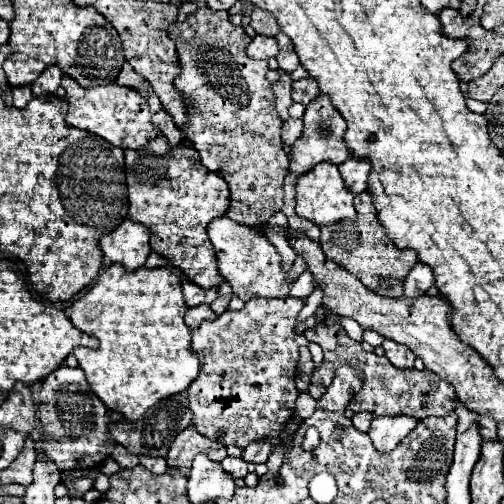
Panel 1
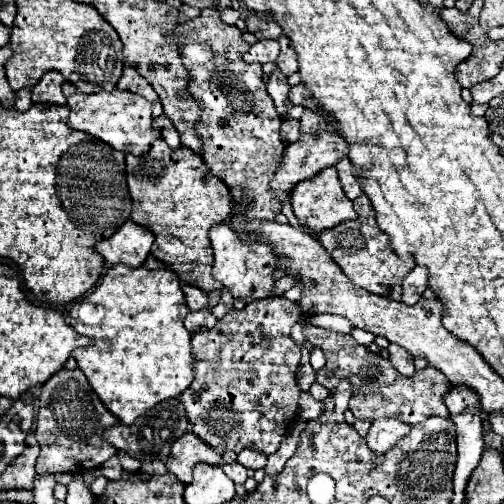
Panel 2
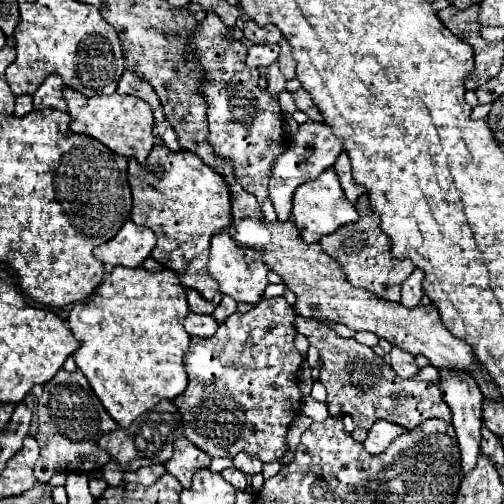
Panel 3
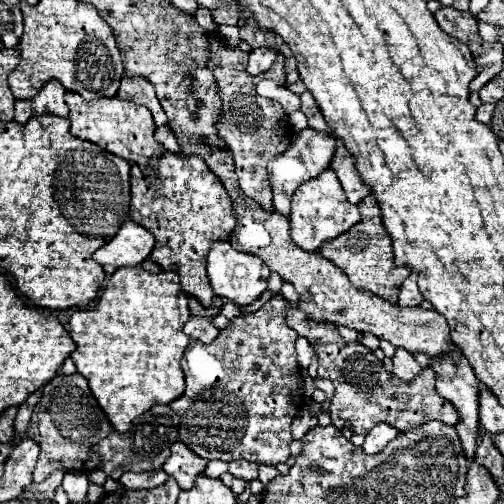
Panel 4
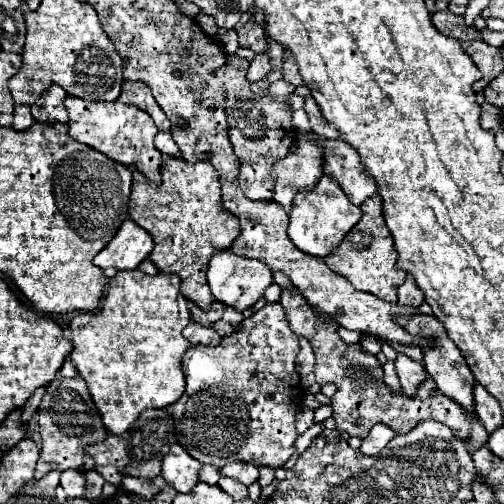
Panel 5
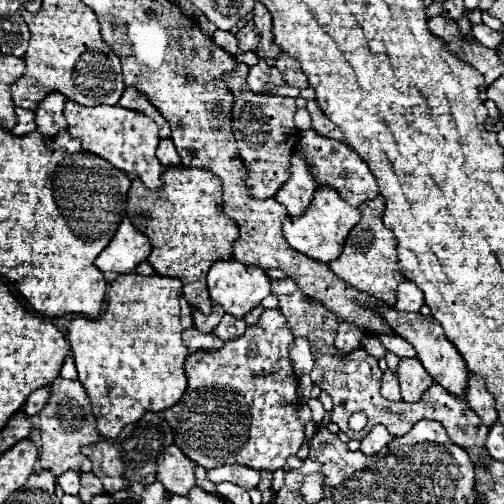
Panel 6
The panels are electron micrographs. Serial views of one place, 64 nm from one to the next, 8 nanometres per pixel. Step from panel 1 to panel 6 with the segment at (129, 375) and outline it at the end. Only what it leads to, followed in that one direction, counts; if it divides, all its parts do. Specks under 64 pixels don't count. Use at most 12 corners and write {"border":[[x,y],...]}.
{"border":[[120,274],[68,342],[100,436],[186,392],[182,282]]}

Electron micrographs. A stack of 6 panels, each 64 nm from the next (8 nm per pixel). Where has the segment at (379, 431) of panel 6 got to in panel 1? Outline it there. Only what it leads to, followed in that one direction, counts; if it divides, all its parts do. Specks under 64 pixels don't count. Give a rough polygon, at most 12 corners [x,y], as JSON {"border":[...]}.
{"border":[[376,416],[370,440],[390,452],[416,428],[410,416]]}

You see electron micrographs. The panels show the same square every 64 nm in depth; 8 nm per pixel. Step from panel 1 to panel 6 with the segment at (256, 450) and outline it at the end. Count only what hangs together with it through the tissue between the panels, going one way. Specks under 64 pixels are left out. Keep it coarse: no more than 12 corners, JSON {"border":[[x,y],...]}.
{"border":[[220,466],[206,472],[214,484],[232,482],[252,490],[260,474],[246,466]]}

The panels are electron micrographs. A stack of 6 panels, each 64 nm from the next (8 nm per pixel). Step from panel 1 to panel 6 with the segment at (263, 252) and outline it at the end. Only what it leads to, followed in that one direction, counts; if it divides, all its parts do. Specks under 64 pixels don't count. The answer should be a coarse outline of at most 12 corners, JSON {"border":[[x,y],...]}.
{"border":[[220,260],[210,300],[244,318],[270,294],[262,268]]}

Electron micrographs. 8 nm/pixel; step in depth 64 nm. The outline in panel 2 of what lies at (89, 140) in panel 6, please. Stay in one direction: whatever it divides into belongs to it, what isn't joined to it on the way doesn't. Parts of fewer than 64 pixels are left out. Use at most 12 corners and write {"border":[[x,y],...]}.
{"border":[[62,86],[72,130],[140,156],[160,132],[138,94]]}

